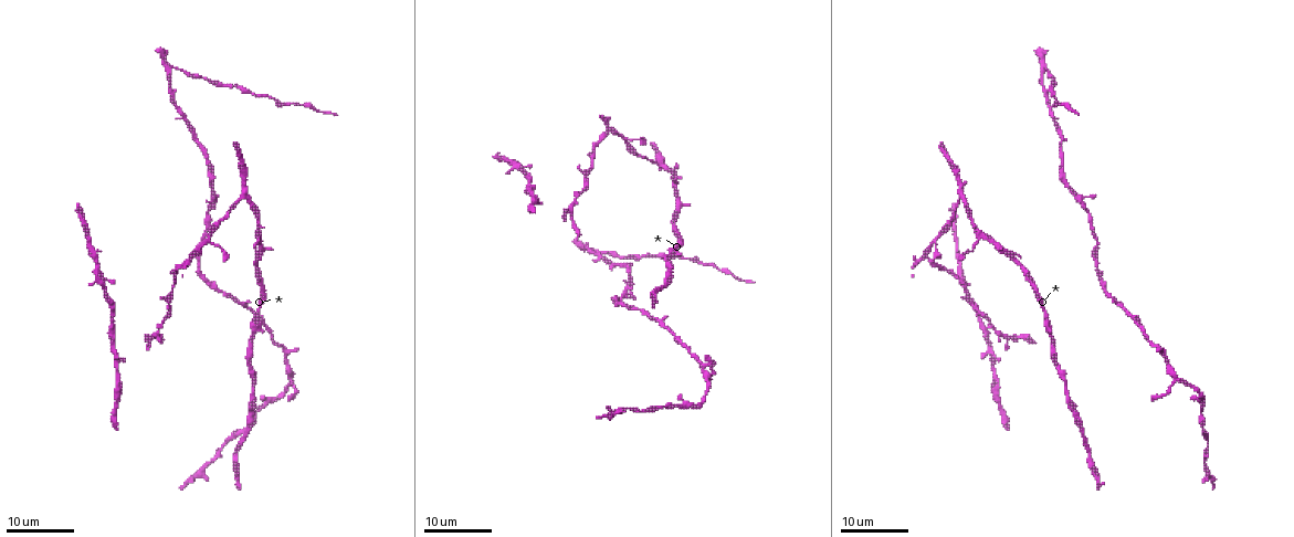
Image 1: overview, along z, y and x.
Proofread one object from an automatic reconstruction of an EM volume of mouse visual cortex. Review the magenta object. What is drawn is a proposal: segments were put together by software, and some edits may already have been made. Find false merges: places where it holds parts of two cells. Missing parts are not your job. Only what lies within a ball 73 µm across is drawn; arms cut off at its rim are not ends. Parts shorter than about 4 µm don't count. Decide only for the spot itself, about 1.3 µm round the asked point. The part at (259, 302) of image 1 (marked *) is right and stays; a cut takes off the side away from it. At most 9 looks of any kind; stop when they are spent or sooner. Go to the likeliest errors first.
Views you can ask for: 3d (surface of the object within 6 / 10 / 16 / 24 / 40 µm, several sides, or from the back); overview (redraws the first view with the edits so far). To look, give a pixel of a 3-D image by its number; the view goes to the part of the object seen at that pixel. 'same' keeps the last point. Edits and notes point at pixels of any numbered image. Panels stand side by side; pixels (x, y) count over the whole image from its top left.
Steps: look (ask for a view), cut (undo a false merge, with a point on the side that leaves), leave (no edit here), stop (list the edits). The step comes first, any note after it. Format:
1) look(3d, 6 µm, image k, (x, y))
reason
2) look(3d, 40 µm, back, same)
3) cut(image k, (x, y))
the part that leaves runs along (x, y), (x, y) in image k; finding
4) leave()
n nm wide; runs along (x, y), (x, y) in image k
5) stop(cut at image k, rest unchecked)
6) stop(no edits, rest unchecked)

look(3d, 24 µm, image 1, (657, 165))

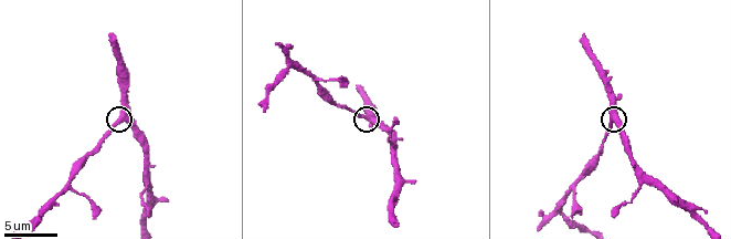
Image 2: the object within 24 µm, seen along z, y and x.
look(3d, 10 µm, image 2, (367, 116))

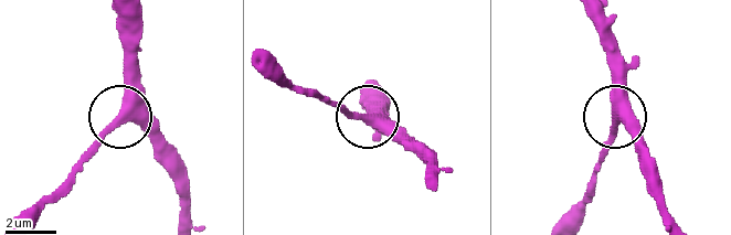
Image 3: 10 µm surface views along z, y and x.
leave()
side arm 9 µm; runs along (186, 216), (172, 166), (142, 128), (119, 115), (124, 41) in image 3; continuous, no second cell

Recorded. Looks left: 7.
look(3d, 10 µm, image 2, (639, 183))

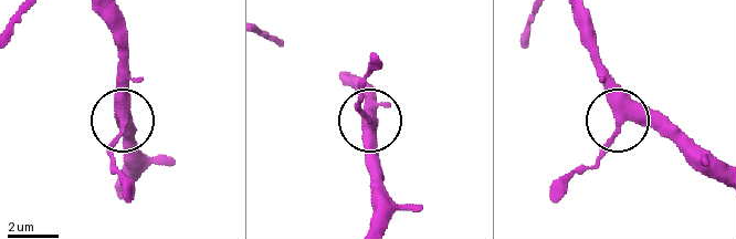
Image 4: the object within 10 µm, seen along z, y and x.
leave()
side arm 5 µm; runs along (719, 182), (662, 135), (624, 118), (595, 167) in image 4; one cell here

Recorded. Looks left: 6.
look(3d, 24 µm, image 1, (1179, 378))
three arms meet

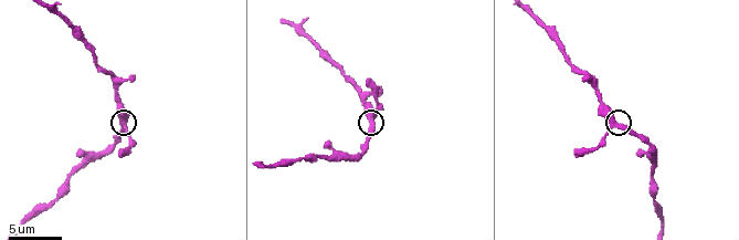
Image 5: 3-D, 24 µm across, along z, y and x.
look(3d, 10 µm, image 5, (124, 126))

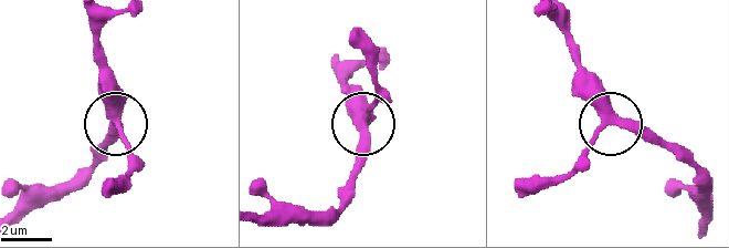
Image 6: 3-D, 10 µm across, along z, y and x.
leave()
3 arms; all the same cell

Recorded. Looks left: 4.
look(3d, 24 µm, image 1, (991, 358))
three arms meet

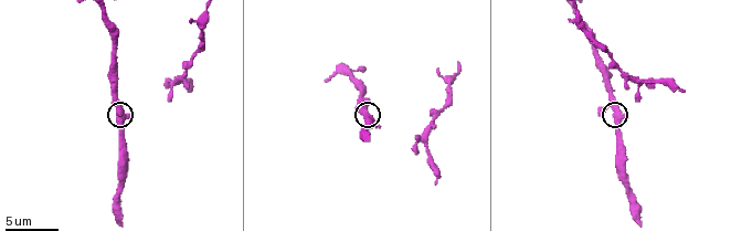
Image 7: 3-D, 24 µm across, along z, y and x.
look(3d, 10 µm, image 7, (616, 115))

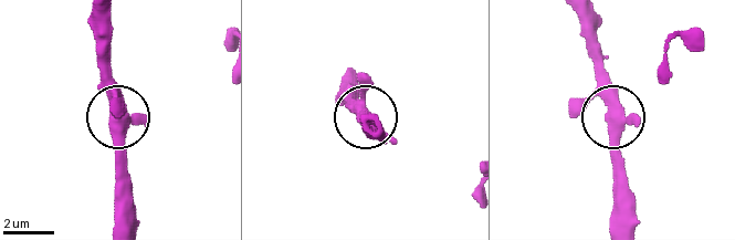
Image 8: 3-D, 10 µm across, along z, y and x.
leave()
3 arms; continuous, no second cell

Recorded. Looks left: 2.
stop(no edits, rest unchecked)

